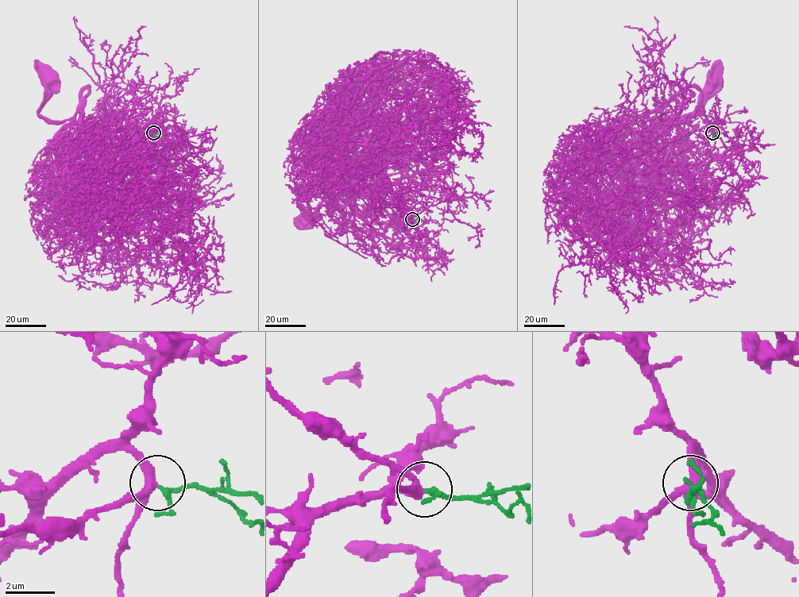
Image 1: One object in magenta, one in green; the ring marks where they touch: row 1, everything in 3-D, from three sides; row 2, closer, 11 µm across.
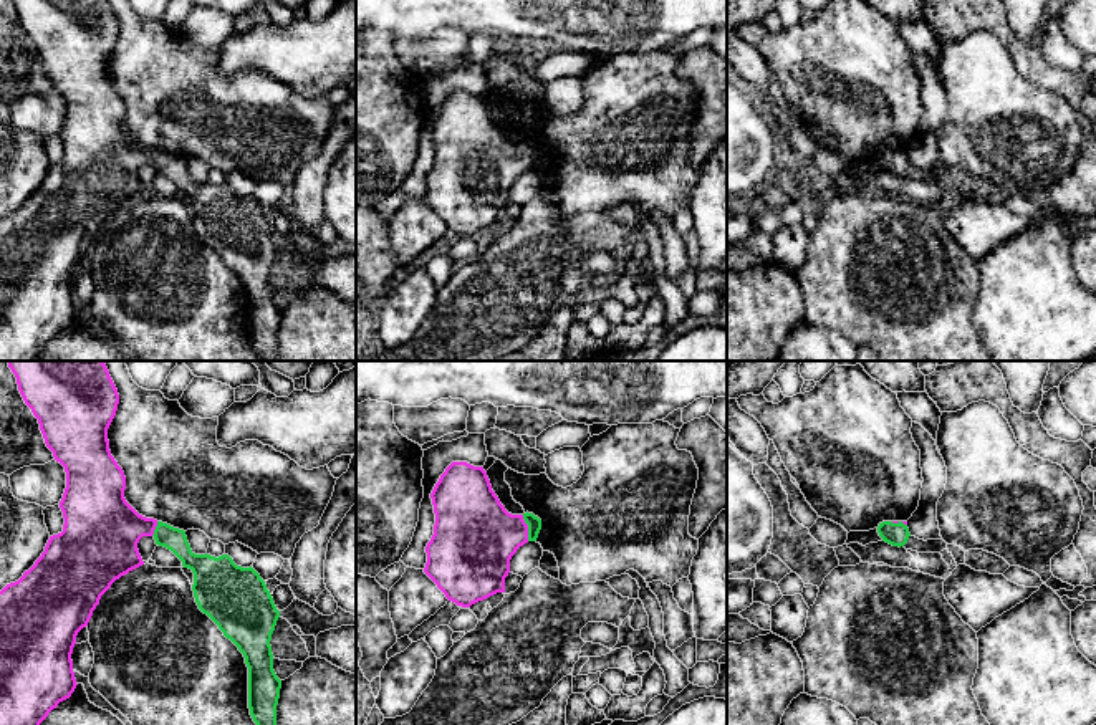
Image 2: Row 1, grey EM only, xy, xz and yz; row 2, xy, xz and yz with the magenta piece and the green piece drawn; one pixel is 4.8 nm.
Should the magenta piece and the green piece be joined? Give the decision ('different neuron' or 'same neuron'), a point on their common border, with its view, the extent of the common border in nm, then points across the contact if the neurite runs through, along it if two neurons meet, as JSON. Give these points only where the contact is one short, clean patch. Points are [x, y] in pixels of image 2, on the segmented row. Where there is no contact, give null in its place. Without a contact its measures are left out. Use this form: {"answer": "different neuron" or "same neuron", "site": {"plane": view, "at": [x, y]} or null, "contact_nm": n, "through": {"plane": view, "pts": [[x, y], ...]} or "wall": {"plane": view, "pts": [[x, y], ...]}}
{"answer": "same neuron", "site": {"plane": "xz", "at": [527, 528]}, "contact_nm": 130, "through": {"plane": "xz", "pts": [[477, 537], [527, 528], [533, 522]]}}

